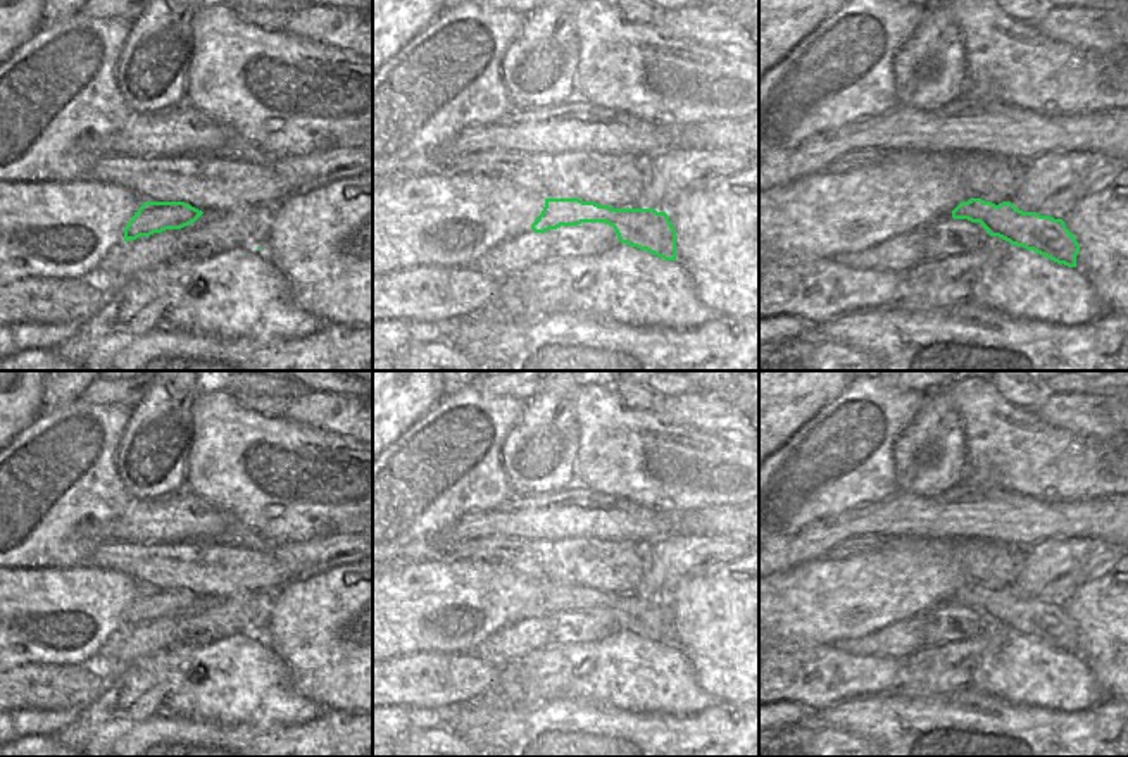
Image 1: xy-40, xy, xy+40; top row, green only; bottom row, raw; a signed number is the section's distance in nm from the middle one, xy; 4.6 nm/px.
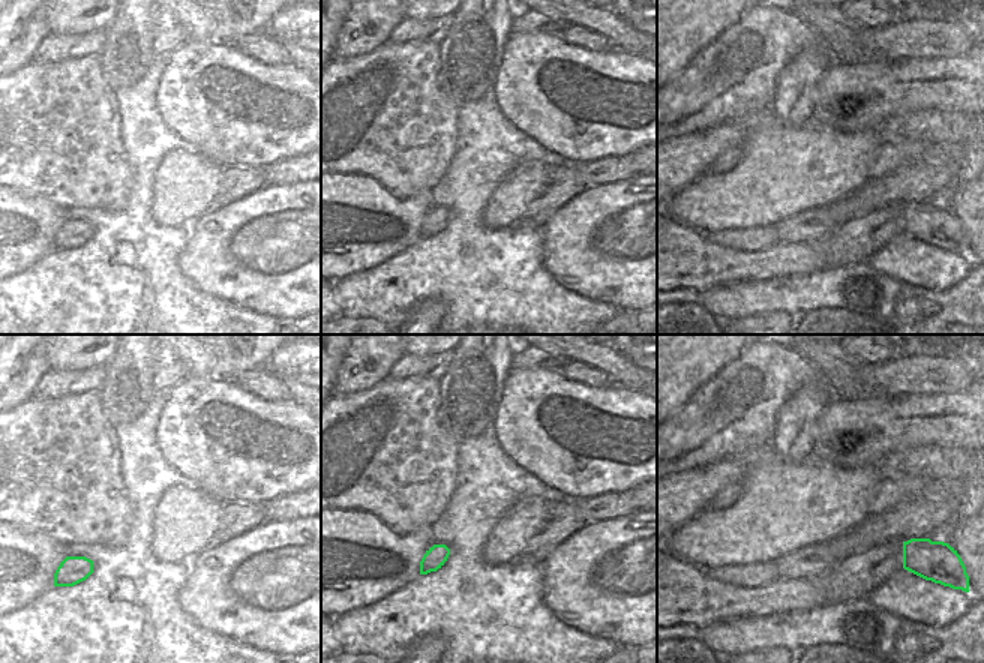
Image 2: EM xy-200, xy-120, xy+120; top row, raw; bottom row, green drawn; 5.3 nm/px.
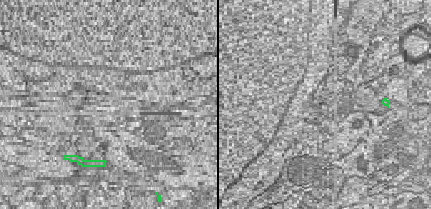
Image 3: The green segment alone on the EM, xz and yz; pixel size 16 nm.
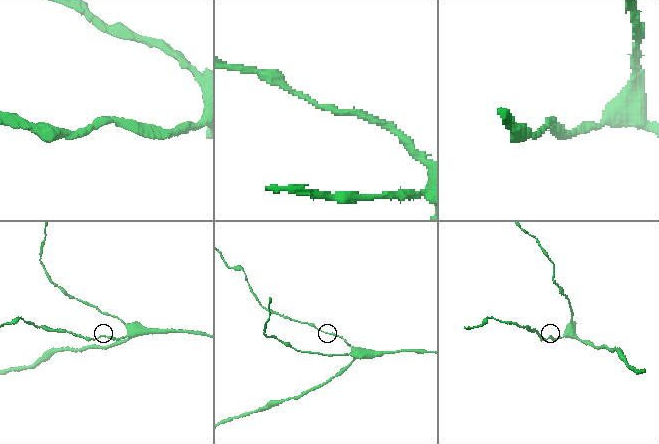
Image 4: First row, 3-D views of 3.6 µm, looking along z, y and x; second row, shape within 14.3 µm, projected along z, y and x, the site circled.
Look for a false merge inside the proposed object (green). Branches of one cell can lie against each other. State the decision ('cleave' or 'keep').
keep

